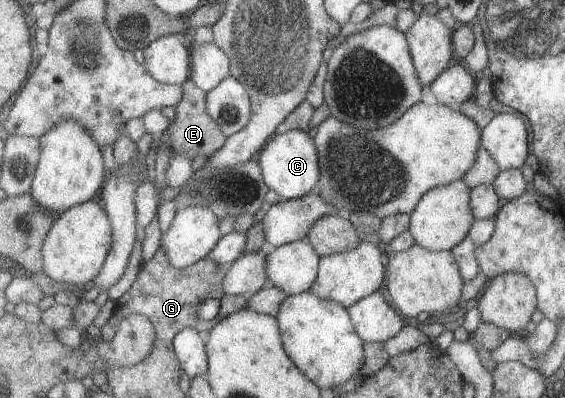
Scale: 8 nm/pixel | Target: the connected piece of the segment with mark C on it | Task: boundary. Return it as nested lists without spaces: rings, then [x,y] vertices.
[[[295,129],[276,134],[262,150],[258,162],[264,170],[265,182],[285,200],[298,199],[309,194],[317,186],[317,179],[320,178],[317,143],[315,137],[306,130]]]

